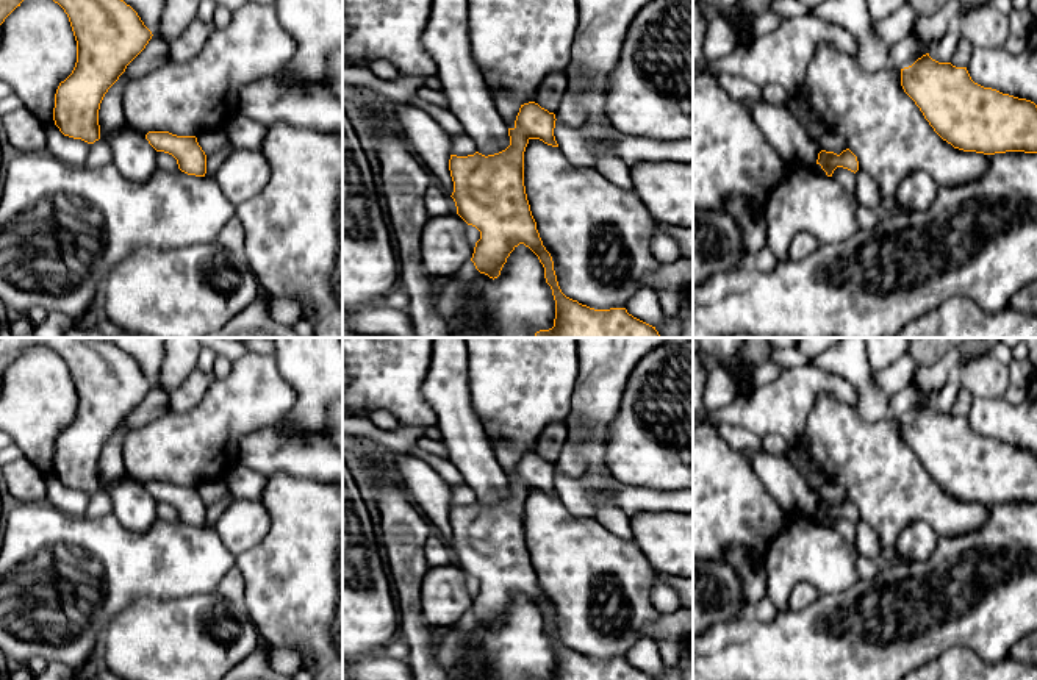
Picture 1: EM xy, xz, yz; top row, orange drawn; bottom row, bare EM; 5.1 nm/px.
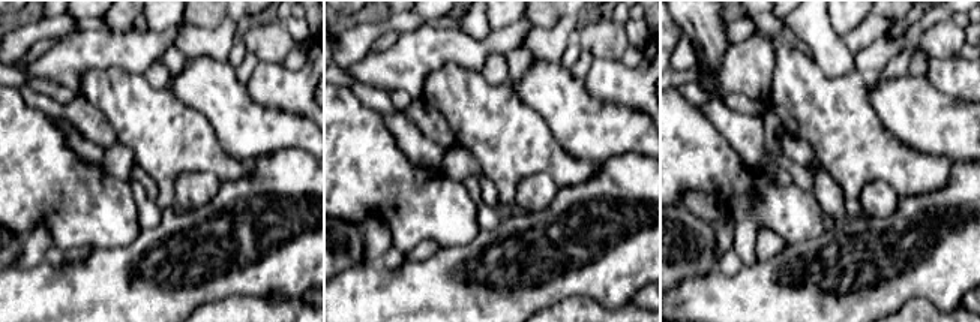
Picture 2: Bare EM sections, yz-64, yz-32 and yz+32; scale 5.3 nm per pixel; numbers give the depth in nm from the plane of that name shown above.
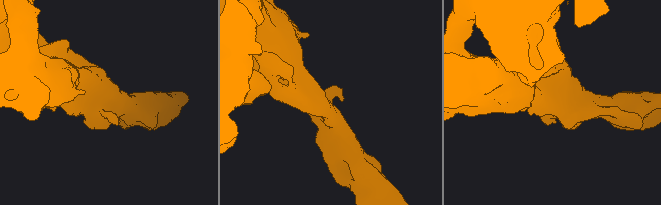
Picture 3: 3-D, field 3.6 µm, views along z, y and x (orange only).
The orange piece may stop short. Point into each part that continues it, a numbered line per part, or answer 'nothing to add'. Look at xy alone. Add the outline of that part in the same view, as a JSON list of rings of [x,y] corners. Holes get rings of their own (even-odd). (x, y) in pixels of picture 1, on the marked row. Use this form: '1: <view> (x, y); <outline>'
nothing to add

